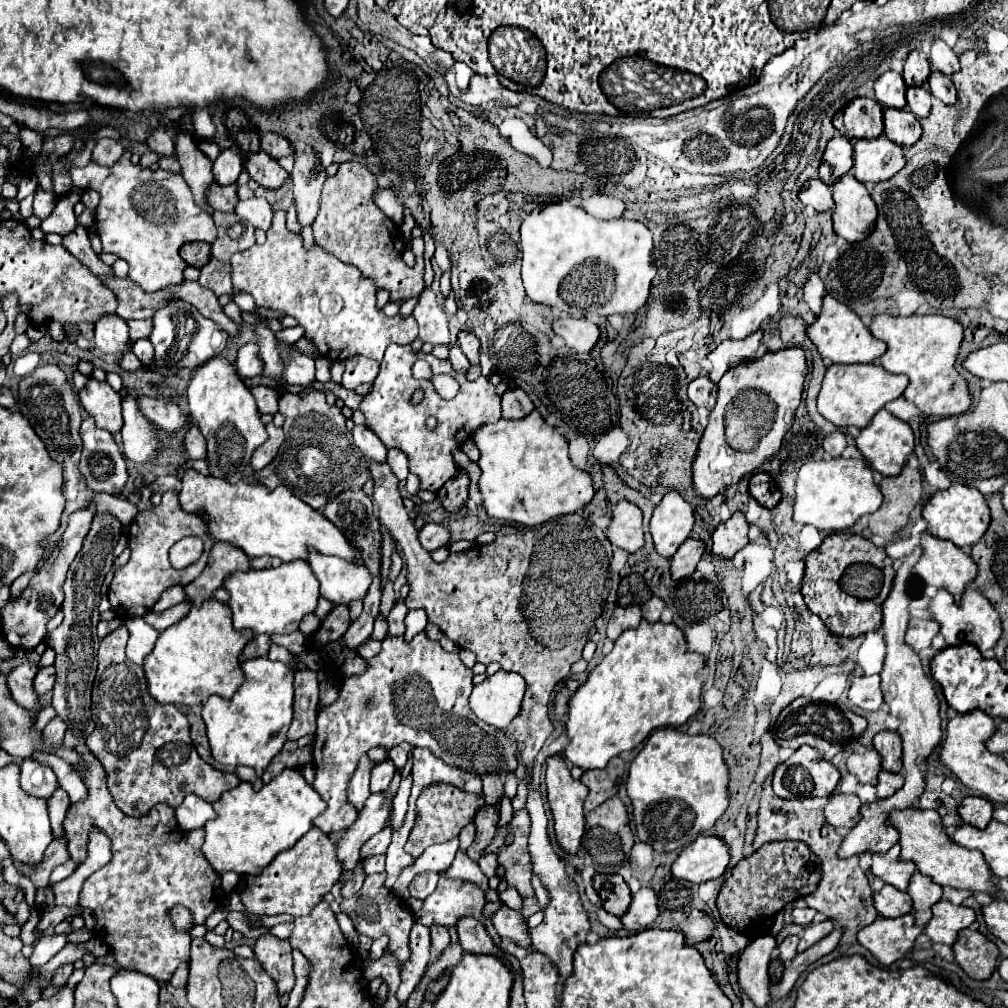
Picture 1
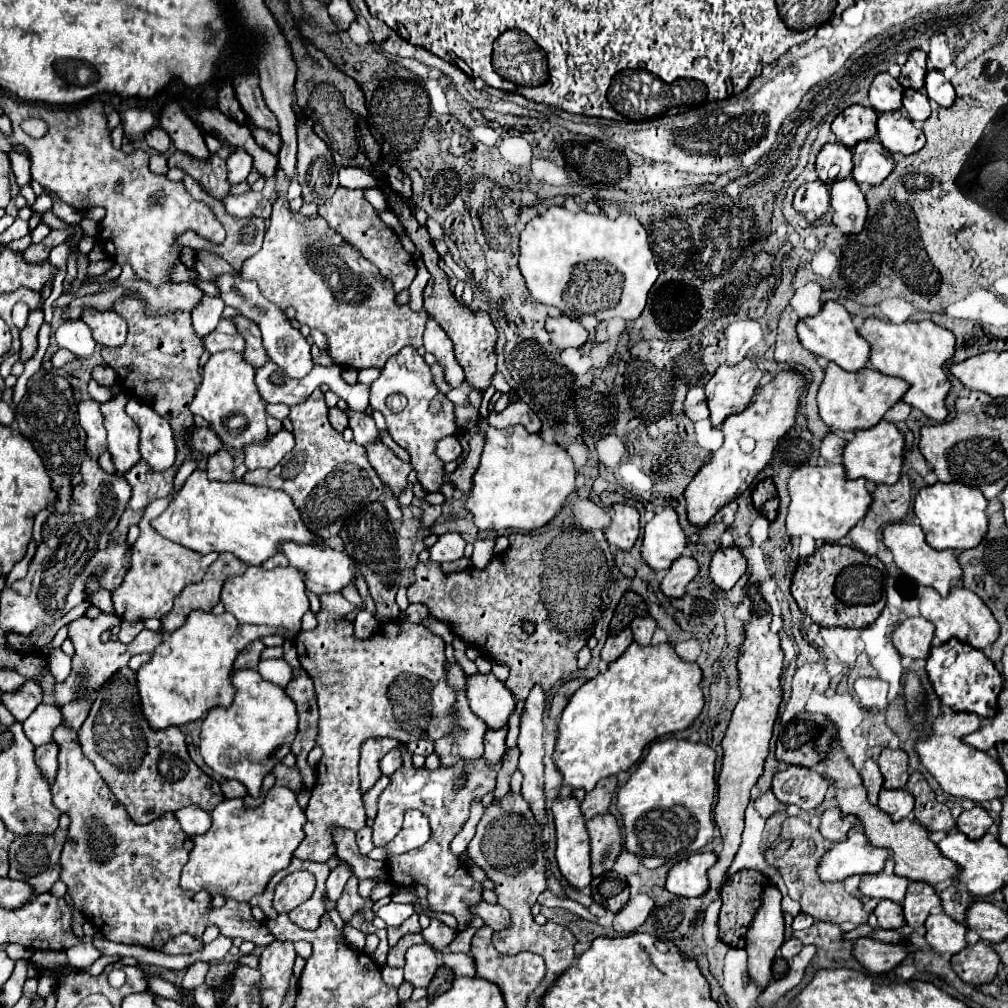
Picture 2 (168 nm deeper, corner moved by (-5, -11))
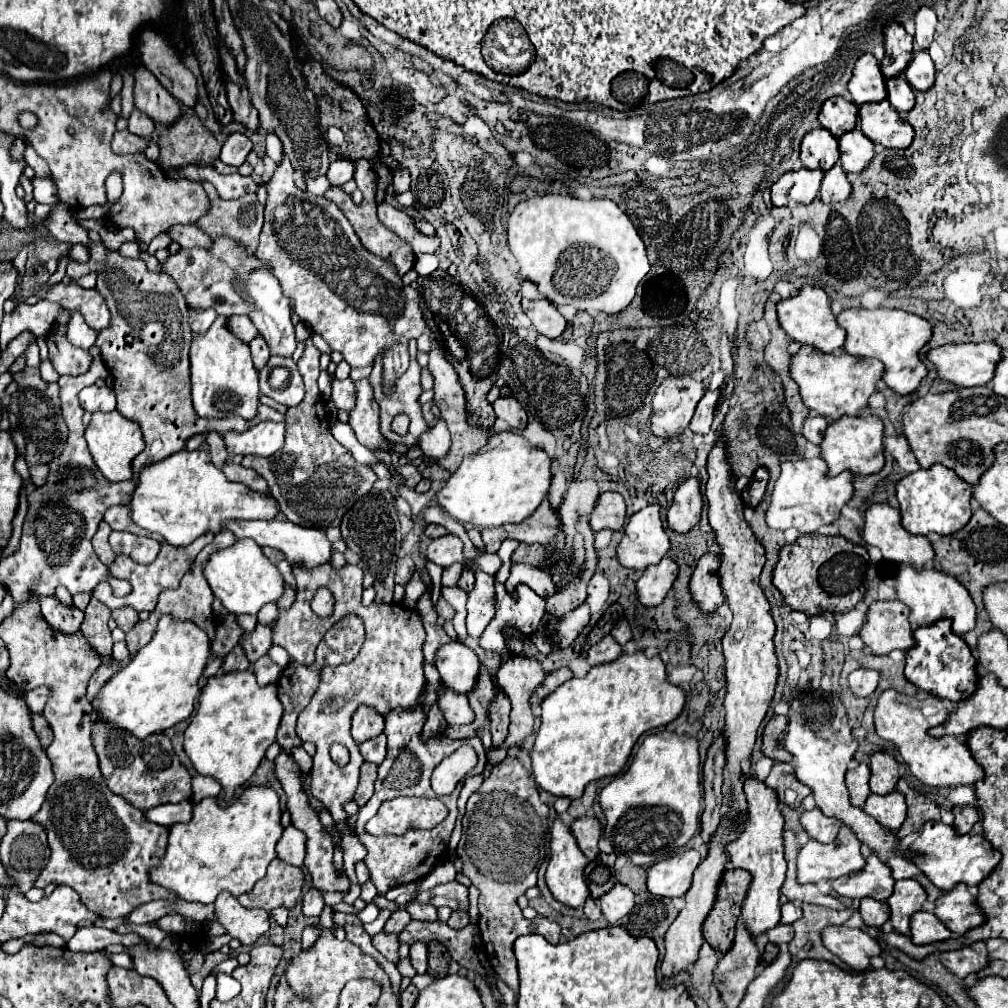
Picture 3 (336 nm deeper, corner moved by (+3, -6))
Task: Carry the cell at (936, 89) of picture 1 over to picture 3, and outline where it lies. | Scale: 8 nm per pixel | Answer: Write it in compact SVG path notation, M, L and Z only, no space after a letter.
M922 50L922 52L914 54L914 58L912 58L912 62L908 64L908 70L906 70L906 80L914 90L920 90L920 92L926 92L934 86L936 68L934 68L934 62L928 56L928 52Z

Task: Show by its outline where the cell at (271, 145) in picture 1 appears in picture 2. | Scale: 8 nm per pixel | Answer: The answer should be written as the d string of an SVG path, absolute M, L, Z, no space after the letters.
M248 121L248 129L252 131L252 135L254 135L254 139L256 139L256 143L258 143L260 147L268 149L268 151L274 153L274 155L280 151L280 143L282 143L280 135L270 133L268 129L260 129L260 127L256 127L252 121Z

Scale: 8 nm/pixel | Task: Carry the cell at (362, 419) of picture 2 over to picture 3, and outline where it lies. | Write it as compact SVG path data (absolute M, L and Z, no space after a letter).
M350 378L346 380L334 380L332 382L332 402L338 410L352 412L356 406L356 388Z

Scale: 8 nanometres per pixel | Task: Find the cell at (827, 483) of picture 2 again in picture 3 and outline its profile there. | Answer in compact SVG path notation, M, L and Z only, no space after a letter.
M822 458L784 462L782 474L774 486L770 508L766 510L766 524L774 530L788 530L794 526L798 528L800 534L814 534L818 532L820 526L832 524L834 520L838 520L840 510L854 496L852 474L842 472L830 478L826 472L828 472L828 466Z

